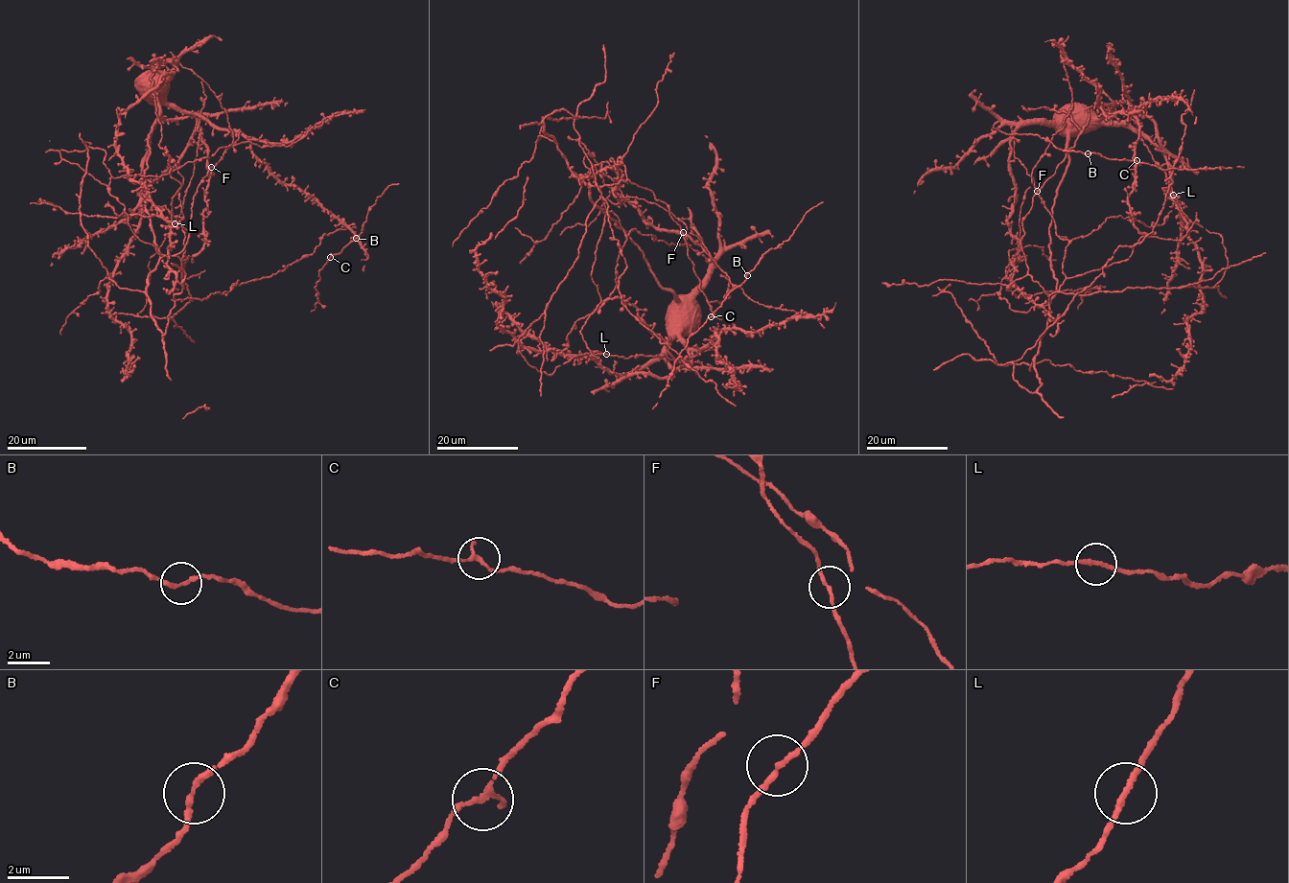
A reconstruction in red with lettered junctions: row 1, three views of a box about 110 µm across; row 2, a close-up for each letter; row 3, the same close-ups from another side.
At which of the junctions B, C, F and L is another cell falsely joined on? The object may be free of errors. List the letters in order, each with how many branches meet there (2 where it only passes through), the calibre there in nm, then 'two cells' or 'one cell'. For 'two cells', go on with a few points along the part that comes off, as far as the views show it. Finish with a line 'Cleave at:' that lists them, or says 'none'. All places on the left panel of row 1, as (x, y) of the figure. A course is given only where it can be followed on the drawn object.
B: branches 2; calibre 180 nm; one cell
C: branches 2; calibre 170 nm; one cell
F: branches 2; calibre 170 nm; one cell
L: branches 2; calibre 180 nm; one cell
Cleave at: none

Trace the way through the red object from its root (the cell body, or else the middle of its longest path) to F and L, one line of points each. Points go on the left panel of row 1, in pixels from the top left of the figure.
F: (143, 84), (159, 108), (149, 138), (142, 187), (154, 246), (163, 254), (183, 250), (194, 196), (211, 167)
L: (143, 84), (158, 100), (190, 114), (199, 126), (193, 175), (181, 212), (174, 223)

